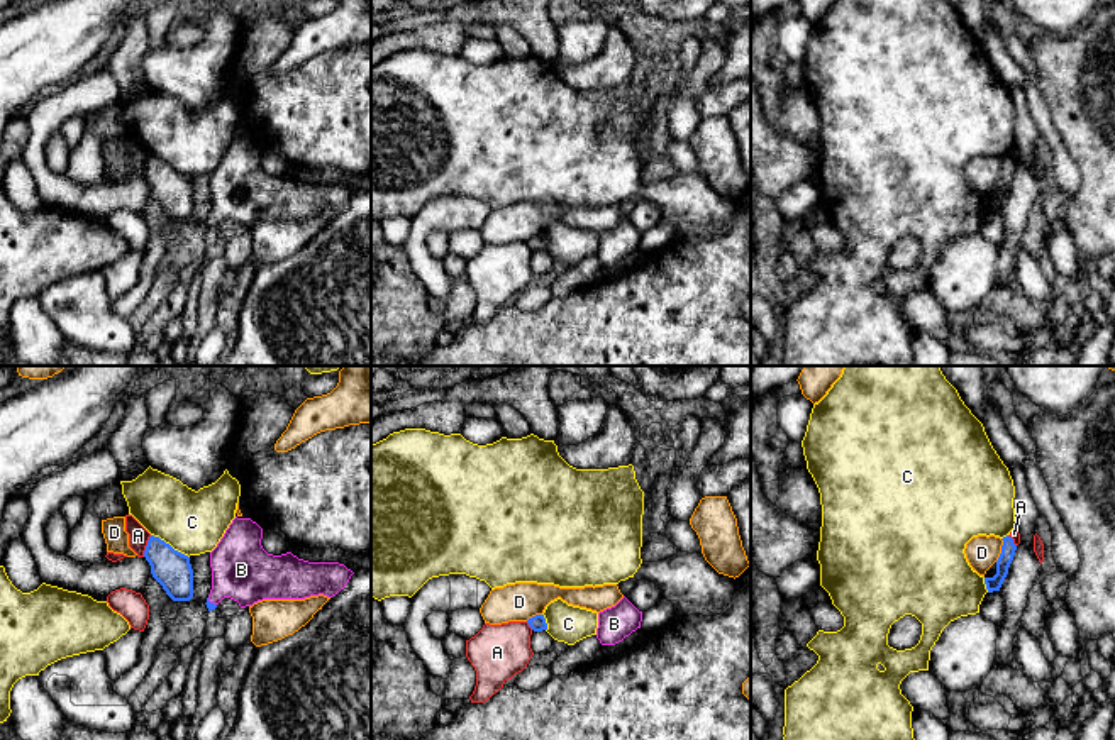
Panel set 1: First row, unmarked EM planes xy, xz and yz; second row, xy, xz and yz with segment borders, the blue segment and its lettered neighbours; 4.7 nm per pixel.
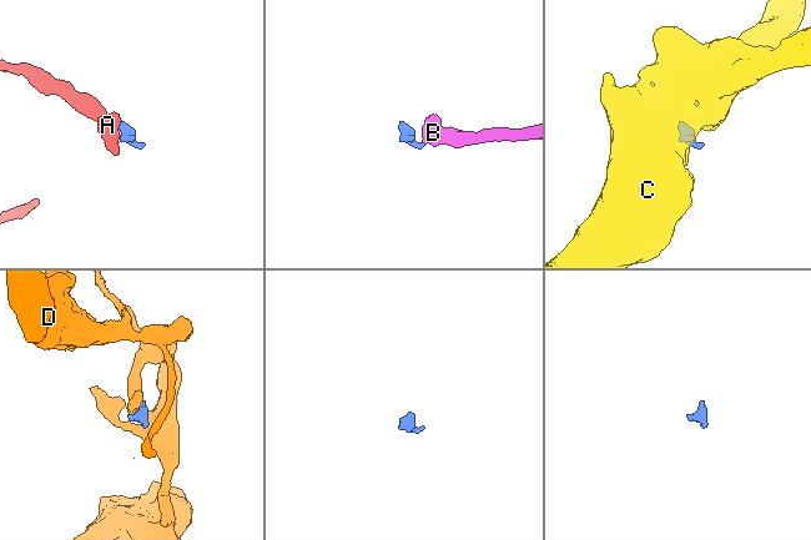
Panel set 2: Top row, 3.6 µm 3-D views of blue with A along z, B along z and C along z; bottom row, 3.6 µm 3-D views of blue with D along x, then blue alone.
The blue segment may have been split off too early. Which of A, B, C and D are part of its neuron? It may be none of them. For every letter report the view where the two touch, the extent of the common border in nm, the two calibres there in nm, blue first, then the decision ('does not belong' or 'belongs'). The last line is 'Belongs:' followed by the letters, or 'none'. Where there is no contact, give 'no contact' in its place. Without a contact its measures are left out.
A: meets blue in xy; contact 110 nm long; 180 nm thick on the blue side, 100 nm on the other; does not belong
B: meets blue in xy; contact 60 nm long; 40 nm thick on the blue side, 280 nm on the other; belongs
C: meets blue in xy; contact 220 nm long; 180 nm thick on the blue side, 300 nm on the other; does not belong
D: meets blue in yz; contact 120 nm long; 70 nm thick on the blue side, 160 nm on the other; does not belong
Belongs: B

